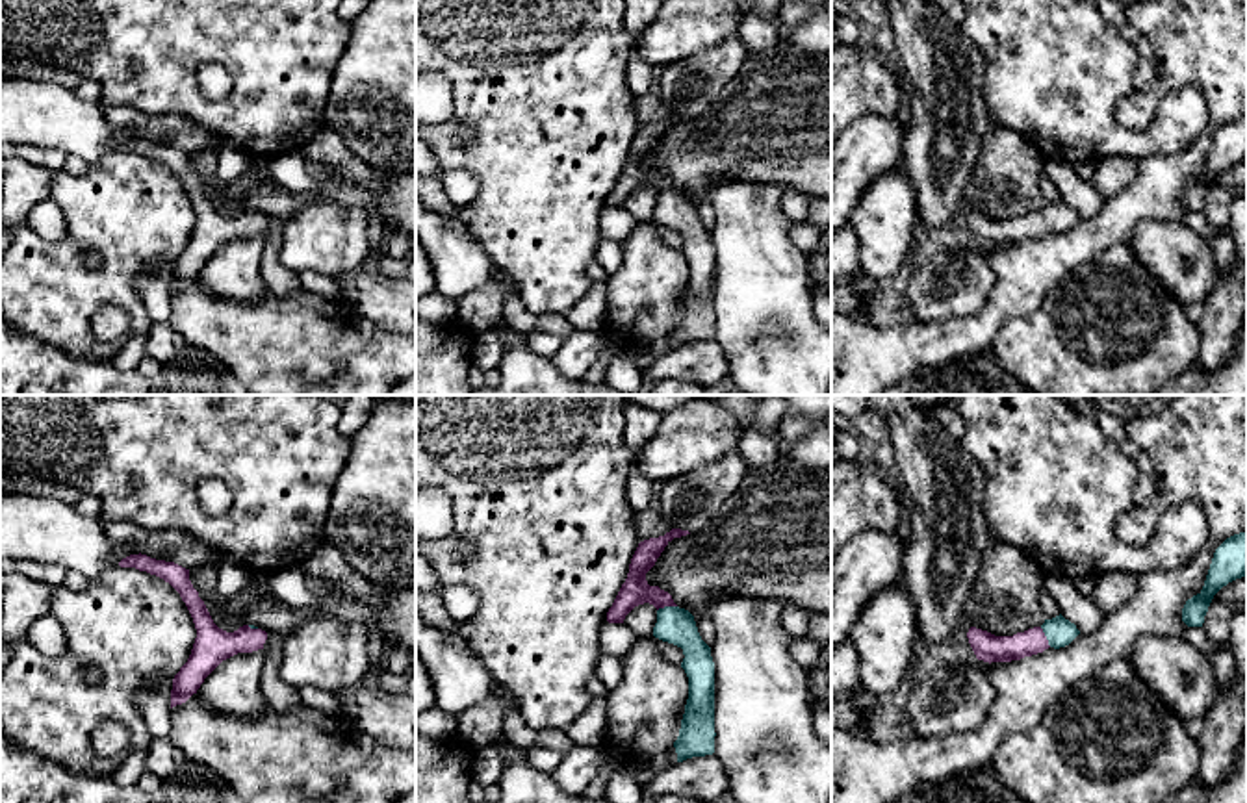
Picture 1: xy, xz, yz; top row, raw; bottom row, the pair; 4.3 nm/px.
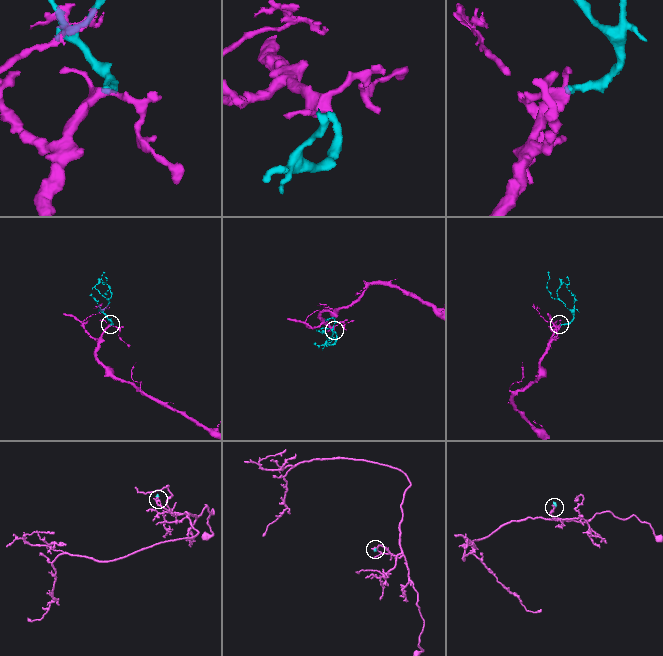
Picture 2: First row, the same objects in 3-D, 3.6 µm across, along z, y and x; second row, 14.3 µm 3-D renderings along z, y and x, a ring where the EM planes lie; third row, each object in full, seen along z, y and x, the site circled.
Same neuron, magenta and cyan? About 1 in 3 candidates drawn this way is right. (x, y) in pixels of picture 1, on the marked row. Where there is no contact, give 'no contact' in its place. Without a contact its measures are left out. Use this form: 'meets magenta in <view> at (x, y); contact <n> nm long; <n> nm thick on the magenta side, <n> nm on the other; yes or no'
meets magenta in xz at (667, 605); contact 90 nm long; 120 nm thick on the magenta side, 160 nm on the other; yes

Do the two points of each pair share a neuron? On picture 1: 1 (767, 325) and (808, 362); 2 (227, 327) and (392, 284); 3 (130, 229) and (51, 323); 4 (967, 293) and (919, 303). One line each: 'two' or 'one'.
1: one
2: two
3: one
4: one

